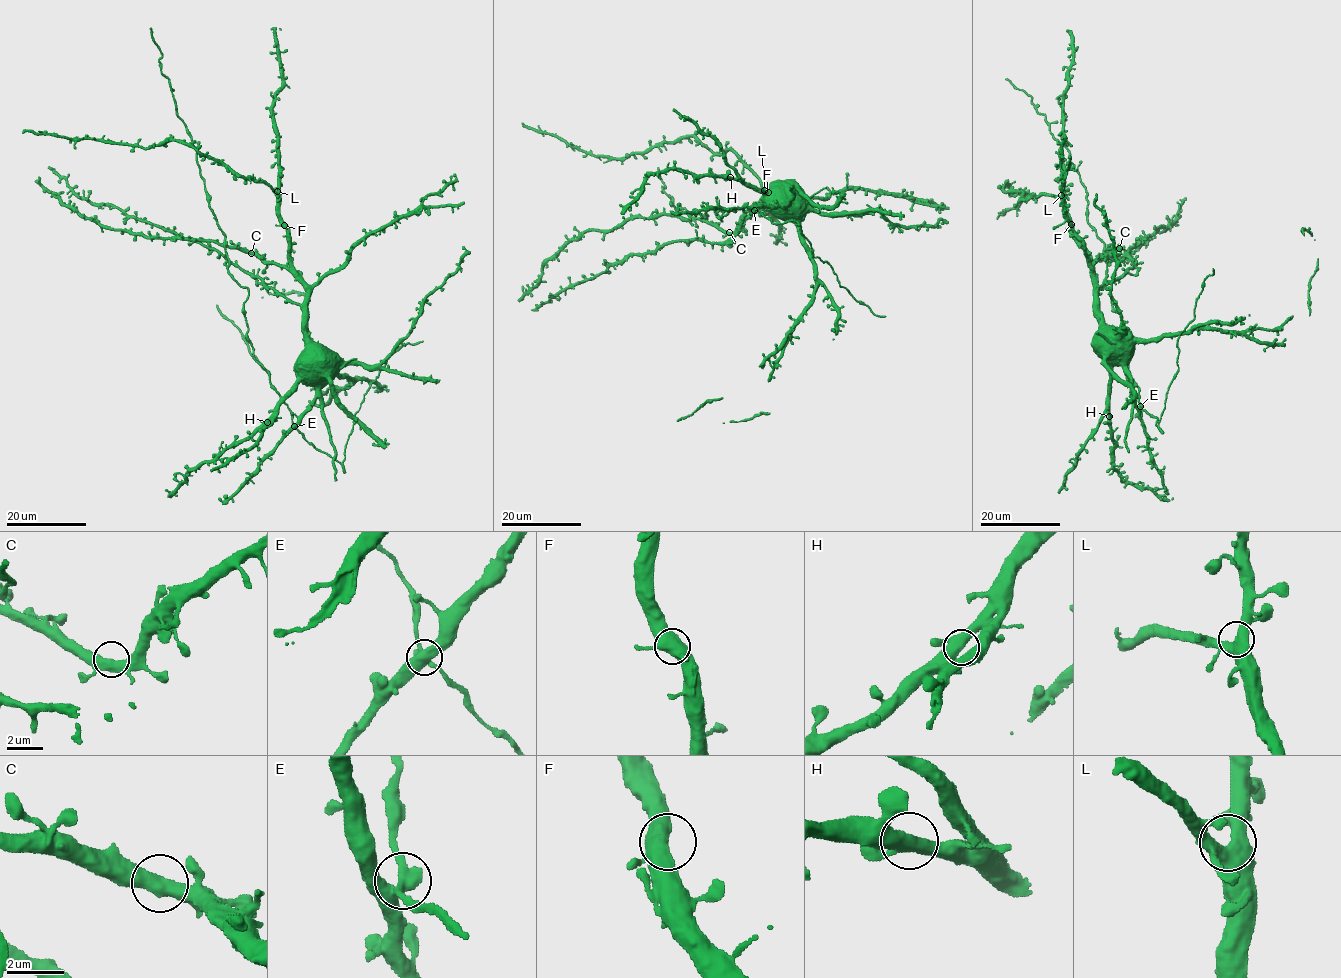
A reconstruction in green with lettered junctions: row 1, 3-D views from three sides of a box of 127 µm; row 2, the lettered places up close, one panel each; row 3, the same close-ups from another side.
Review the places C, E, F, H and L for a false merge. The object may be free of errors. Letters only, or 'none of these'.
none of these

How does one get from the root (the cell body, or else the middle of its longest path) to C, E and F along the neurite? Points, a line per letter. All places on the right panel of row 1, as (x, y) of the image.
C: (1100, 344), (1096, 340), (1099, 313), (1093, 263), (1119, 248)
E: (1100, 344), (1104, 344), (1122, 367), (1130, 383), (1132, 399), (1139, 406)
F: (1100, 344), (1096, 340), (1099, 313), (1094, 266), (1089, 251), (1075, 236), (1071, 224)

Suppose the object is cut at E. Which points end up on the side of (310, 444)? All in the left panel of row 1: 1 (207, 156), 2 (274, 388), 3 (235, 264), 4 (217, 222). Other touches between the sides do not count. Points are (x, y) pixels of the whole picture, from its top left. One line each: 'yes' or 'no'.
1: no
2: yes
3: no
4: yes

